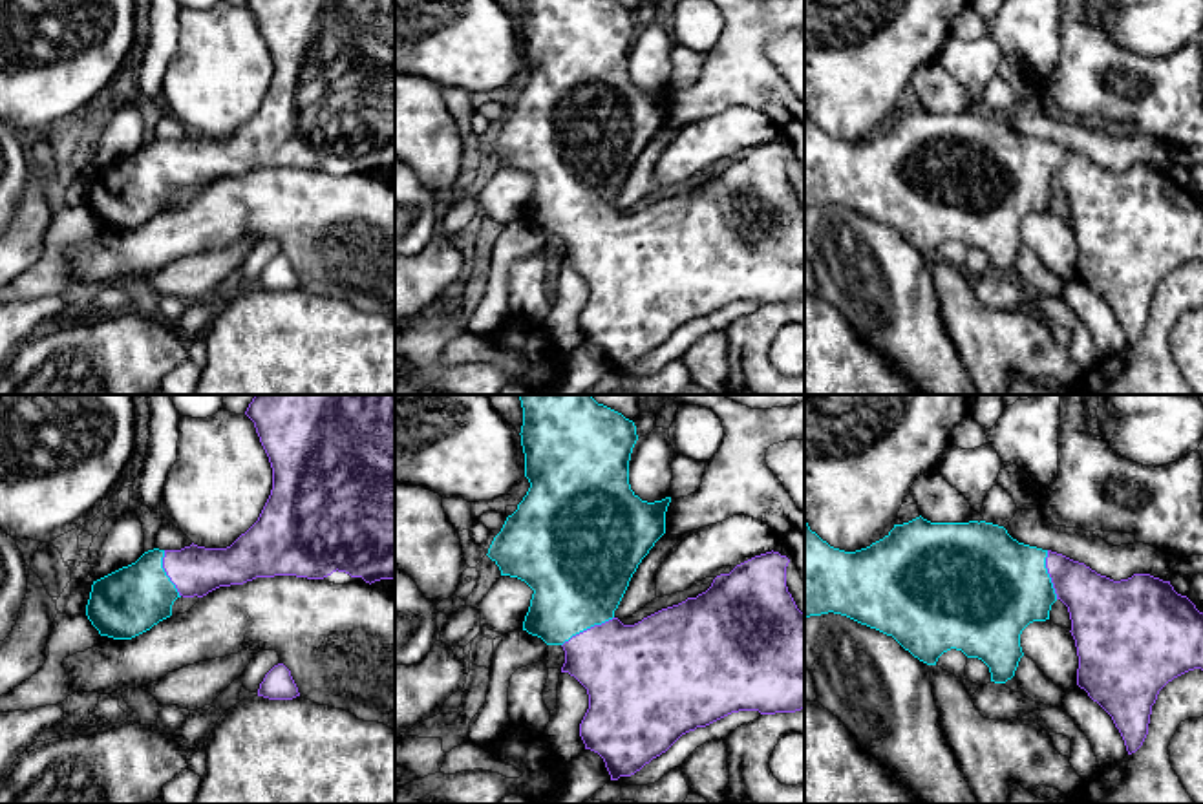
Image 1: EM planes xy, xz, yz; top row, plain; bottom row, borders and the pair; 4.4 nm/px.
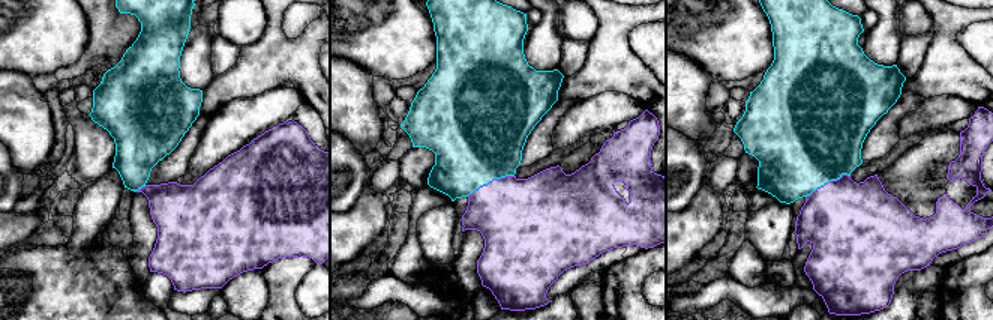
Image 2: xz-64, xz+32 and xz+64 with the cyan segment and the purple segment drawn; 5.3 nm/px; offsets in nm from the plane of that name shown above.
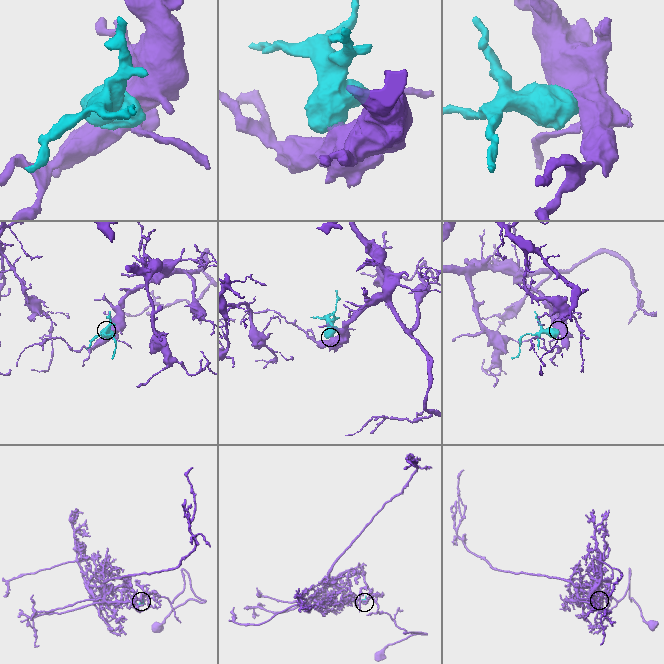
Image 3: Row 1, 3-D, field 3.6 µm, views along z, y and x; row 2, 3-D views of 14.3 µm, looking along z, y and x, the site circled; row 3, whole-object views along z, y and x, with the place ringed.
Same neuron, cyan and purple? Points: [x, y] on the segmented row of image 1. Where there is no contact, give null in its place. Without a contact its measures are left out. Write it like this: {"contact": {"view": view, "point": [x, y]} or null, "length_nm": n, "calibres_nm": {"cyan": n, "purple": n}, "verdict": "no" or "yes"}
{"contact": {"view": "xz", "point": [587, 627]}, "length_nm": 260, "calibres_nm": {"cyan": 440, "purple": 400}, "verdict": "yes"}

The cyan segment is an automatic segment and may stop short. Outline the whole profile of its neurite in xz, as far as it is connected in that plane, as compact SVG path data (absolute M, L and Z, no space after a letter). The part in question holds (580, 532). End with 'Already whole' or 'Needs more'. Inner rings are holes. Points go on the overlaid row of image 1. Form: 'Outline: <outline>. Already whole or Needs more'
Outline: M519 395L523 407L521 446L525 453L525 477L530 488L517 510L506 517L501 532L494 537L488 557L499 566L501 576L510 576L525 581L532 590L528 612L523 621L523 630L541 638L547 645L561 645L565 663L561 672L574 676L589 694L589 709L580 724L580 736L585 749L598 753L611 775L611 780L631 777L653 758L665 753L682 735L706 727L731 713L759 711L761 714L795 713L804 709L804 614L797 608L786 587L786 566L790 559L779 552L766 552L737 565L729 574L720 574L711 587L697 598L662 608L634 625L623 625L614 610L618 608L633 574L642 559L649 554L655 543L665 534L665 512L671 497L647 502L642 501L629 484L629 460L638 440L636 426L622 413L598 404L591 395Z. Needs more

